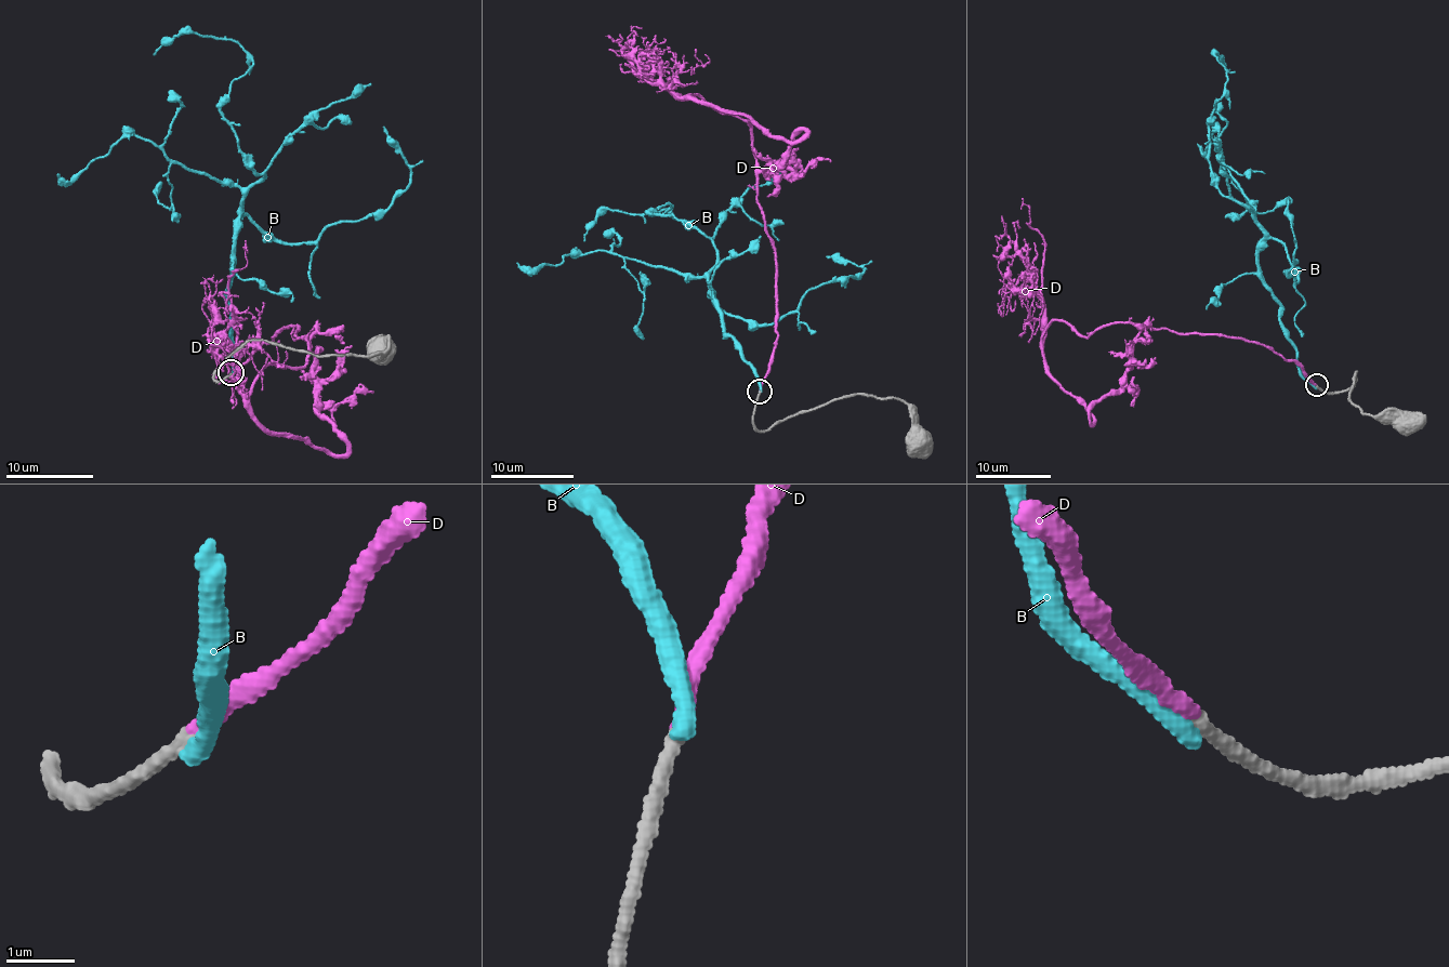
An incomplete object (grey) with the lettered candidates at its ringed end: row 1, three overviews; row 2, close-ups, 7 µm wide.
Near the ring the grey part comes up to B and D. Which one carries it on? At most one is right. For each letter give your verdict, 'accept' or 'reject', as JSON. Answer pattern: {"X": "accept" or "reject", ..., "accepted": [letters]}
{"B": "reject", "D": "accept", "accepted": ["D"]}

